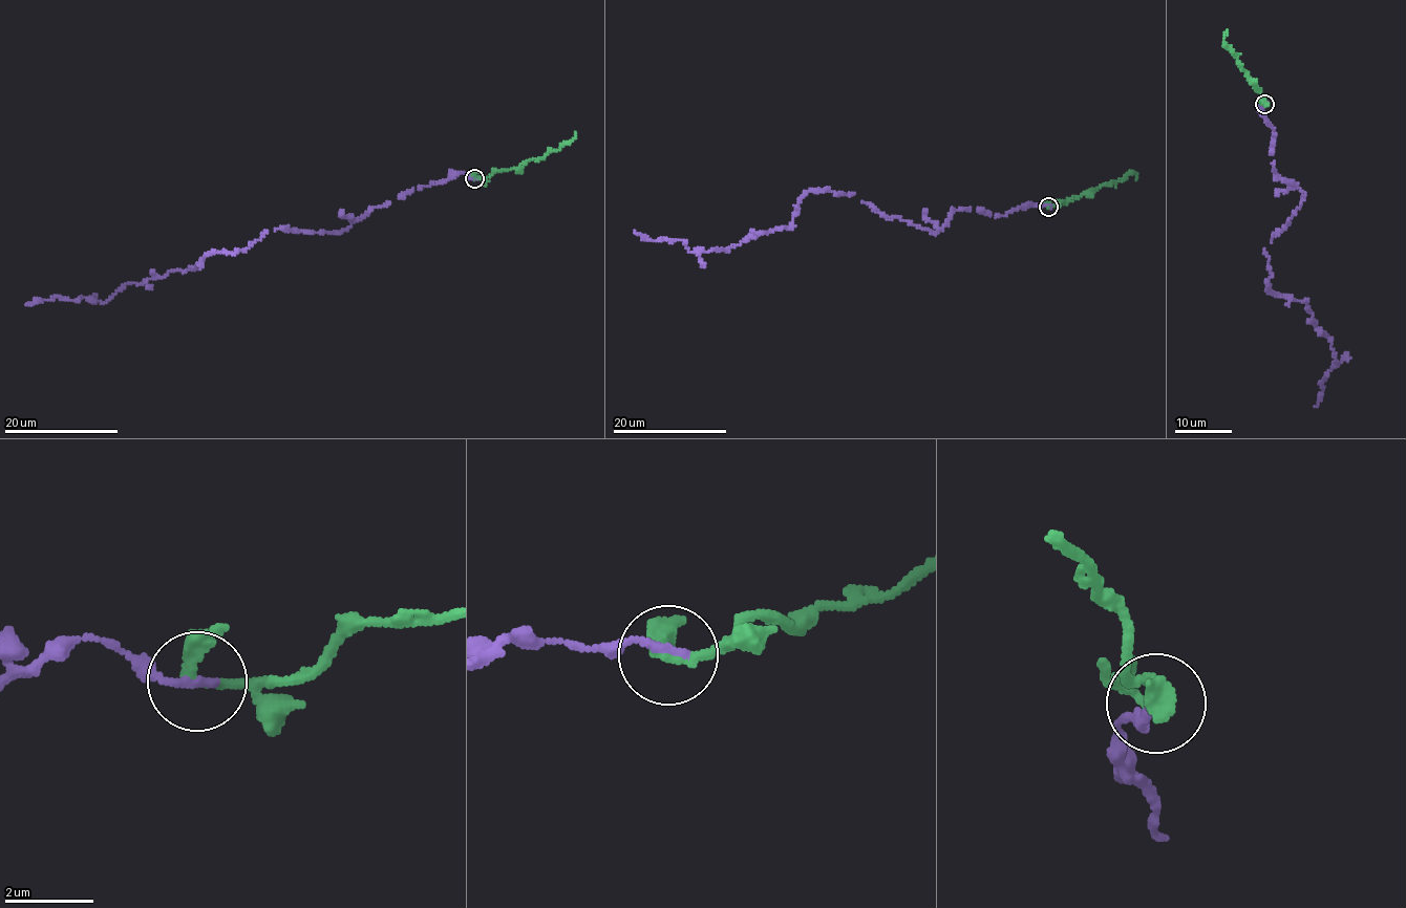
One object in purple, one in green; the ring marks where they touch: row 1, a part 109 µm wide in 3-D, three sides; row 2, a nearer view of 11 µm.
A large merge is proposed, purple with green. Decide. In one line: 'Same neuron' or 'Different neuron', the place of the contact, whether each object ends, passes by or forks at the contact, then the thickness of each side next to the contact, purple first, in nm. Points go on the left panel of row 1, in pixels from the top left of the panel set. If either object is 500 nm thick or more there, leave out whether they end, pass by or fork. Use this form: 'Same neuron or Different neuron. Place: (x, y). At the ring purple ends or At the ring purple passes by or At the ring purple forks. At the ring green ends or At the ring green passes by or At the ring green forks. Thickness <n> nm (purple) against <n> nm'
Same neuron. Place: (474, 178). At the ring purple ends. At the ring green forks. Thickness 190 nm (purple) against 180 nm

